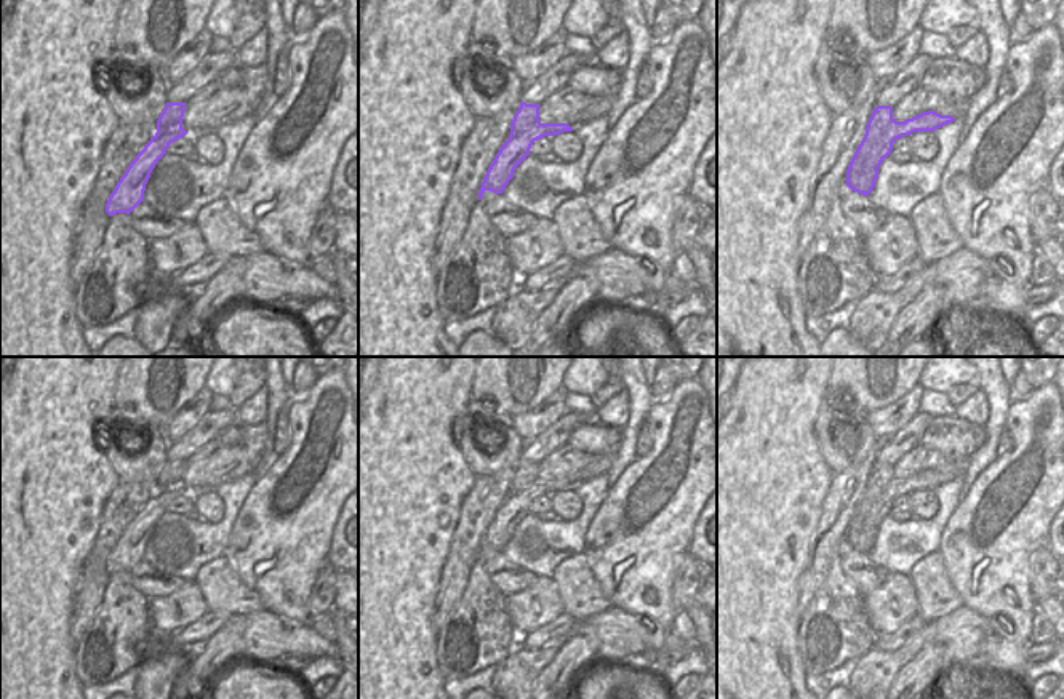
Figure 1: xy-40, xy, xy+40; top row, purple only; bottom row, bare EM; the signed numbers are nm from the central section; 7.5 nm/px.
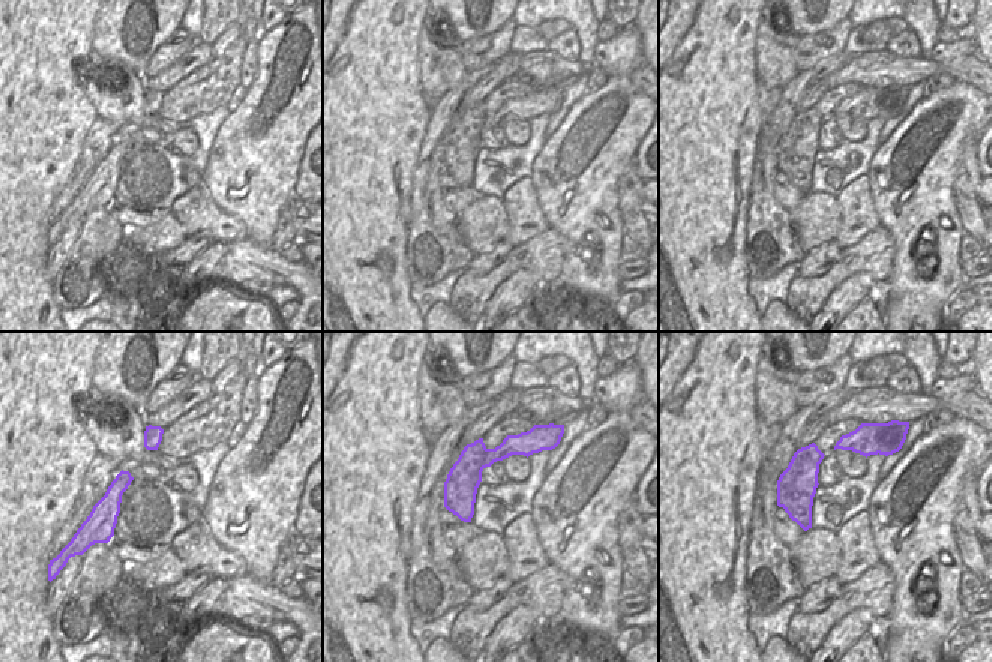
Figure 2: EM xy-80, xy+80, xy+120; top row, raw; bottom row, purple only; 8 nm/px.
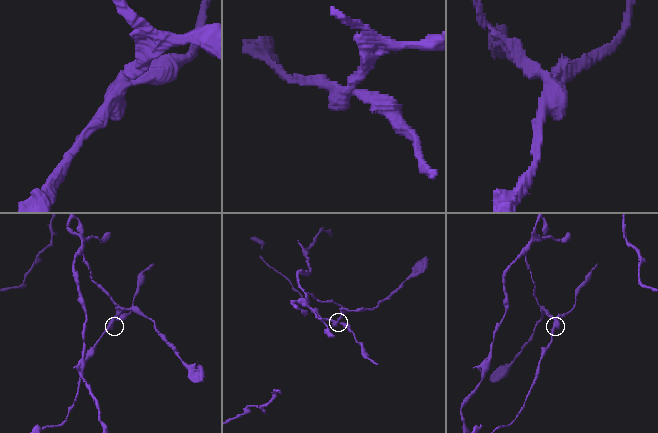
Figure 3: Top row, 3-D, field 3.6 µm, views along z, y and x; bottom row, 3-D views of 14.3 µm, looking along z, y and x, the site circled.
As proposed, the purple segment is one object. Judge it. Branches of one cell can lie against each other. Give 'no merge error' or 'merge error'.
merge error

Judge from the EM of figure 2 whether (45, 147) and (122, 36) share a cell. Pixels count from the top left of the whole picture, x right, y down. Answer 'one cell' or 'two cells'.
two cells

